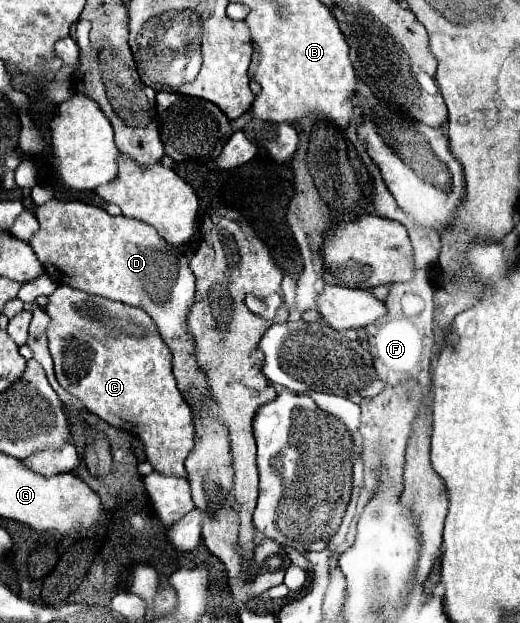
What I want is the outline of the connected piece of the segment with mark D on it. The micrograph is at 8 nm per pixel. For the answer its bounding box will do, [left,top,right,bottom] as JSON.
[29,200,241,576]

